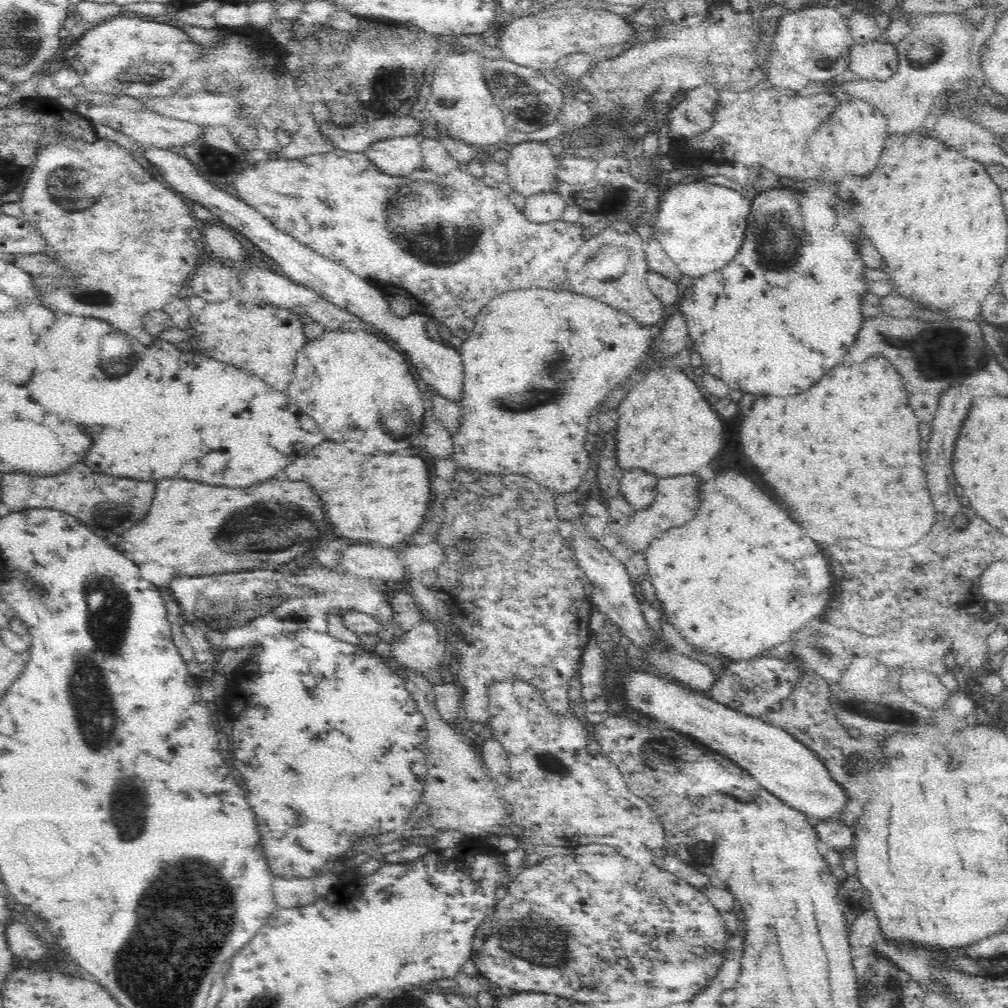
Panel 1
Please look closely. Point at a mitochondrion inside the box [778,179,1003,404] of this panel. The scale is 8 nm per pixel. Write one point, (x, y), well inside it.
(947, 352)

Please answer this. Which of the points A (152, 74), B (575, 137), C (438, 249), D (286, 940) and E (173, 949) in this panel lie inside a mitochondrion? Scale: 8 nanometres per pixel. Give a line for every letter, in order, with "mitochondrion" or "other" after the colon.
A: mitochondrion
B: other
C: mitochondrion
D: other
E: mitochondrion

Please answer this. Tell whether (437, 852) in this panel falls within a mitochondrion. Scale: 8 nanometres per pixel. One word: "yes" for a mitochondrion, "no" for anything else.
no

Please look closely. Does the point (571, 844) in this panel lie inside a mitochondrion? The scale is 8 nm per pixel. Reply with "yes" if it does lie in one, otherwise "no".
no

